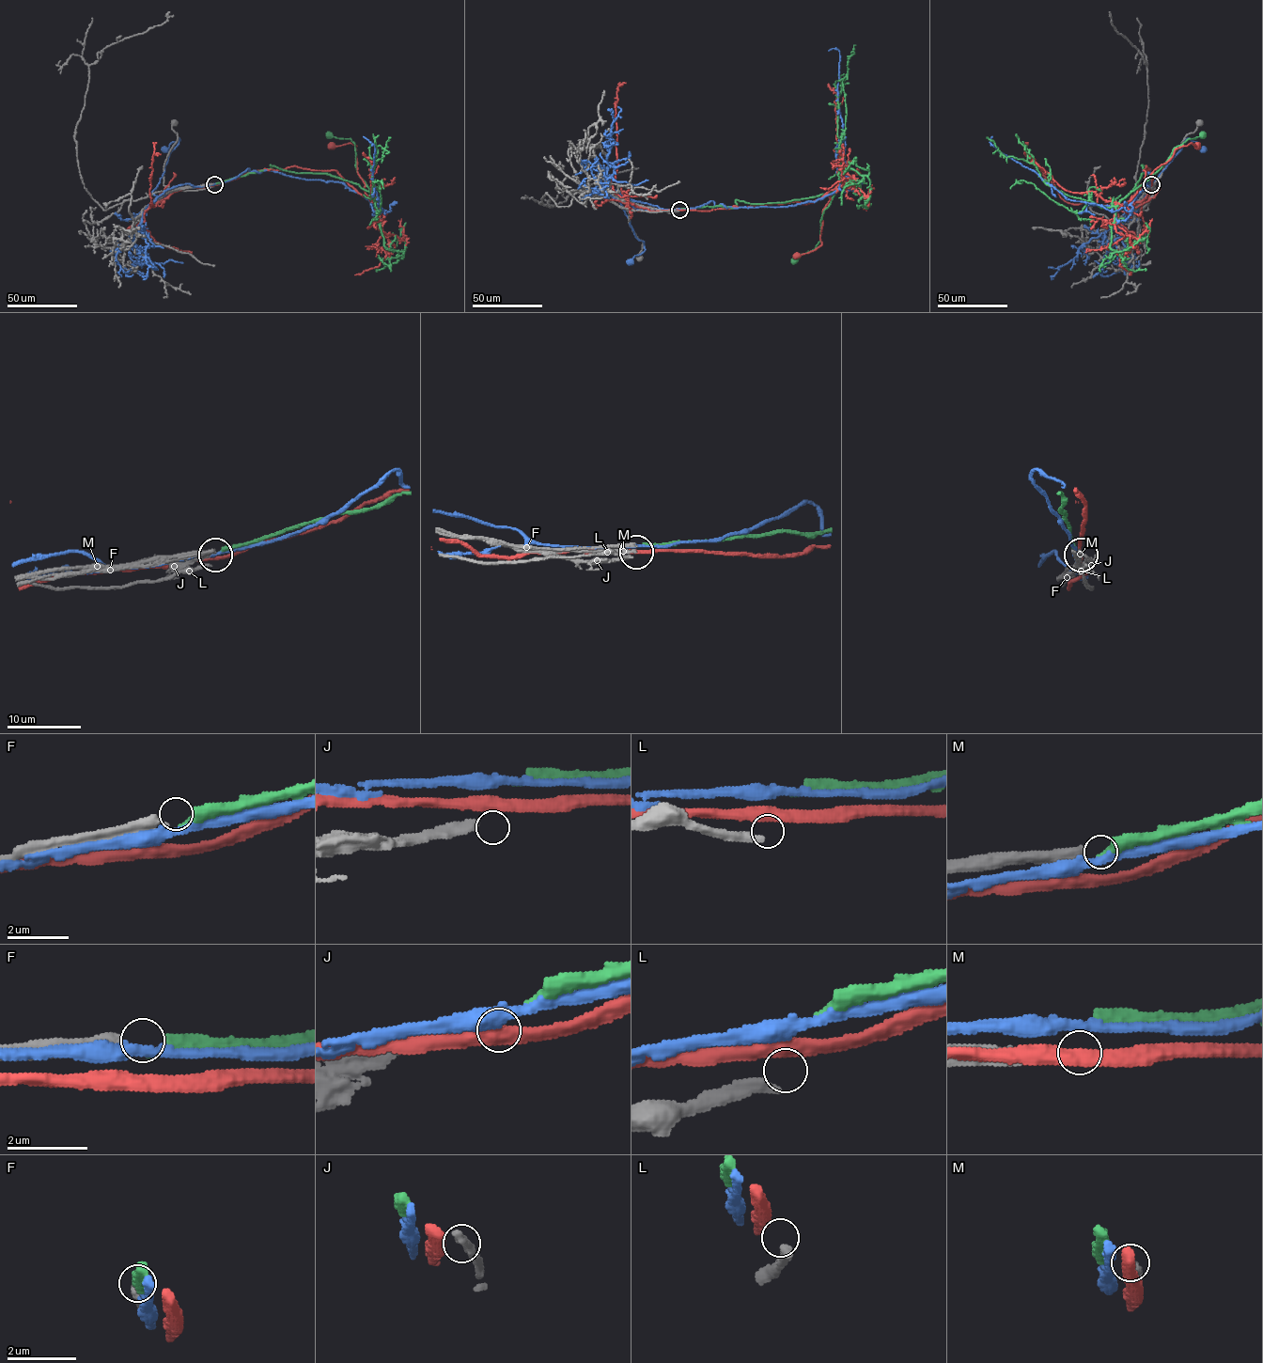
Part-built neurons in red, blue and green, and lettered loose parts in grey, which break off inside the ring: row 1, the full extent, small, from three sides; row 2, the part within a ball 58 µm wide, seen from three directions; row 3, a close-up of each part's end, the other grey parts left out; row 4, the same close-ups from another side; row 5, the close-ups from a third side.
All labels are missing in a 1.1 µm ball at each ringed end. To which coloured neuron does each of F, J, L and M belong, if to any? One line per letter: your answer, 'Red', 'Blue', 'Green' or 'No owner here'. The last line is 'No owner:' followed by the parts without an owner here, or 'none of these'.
F: Green
J: No owner here
L: No owner here
M: No owner here
No owner: J, L, M

